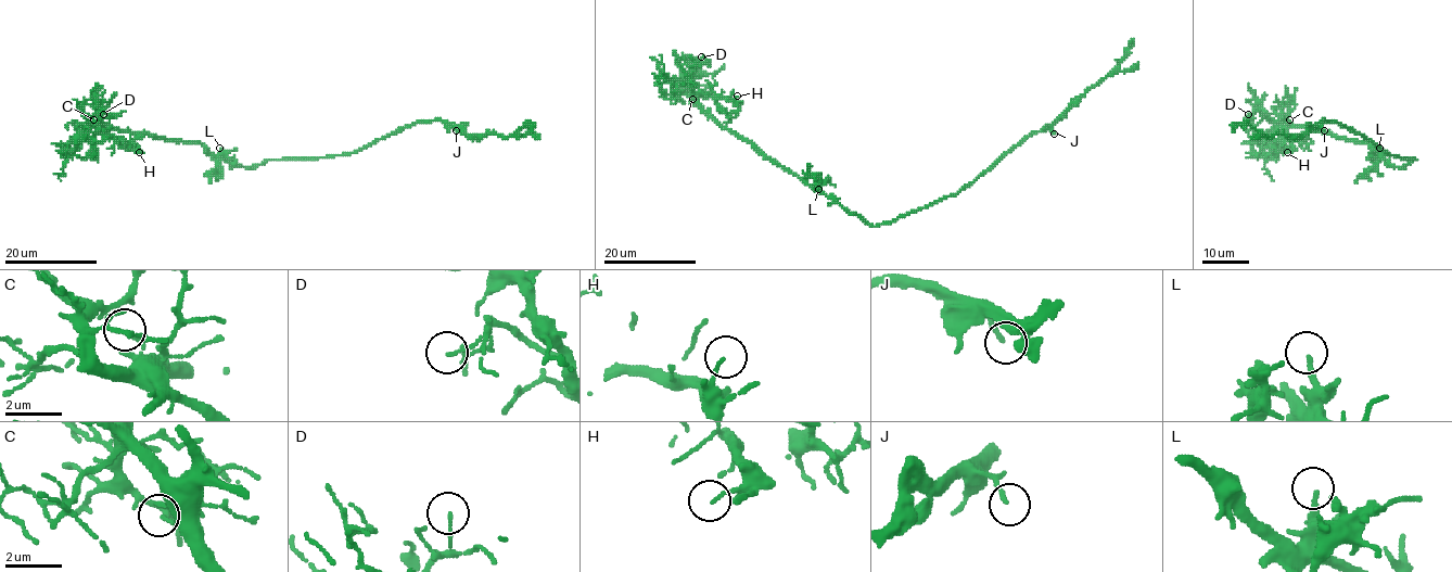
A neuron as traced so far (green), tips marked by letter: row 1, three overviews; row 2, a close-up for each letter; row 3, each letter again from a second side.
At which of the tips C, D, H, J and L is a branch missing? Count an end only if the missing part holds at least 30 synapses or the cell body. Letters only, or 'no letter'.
C

